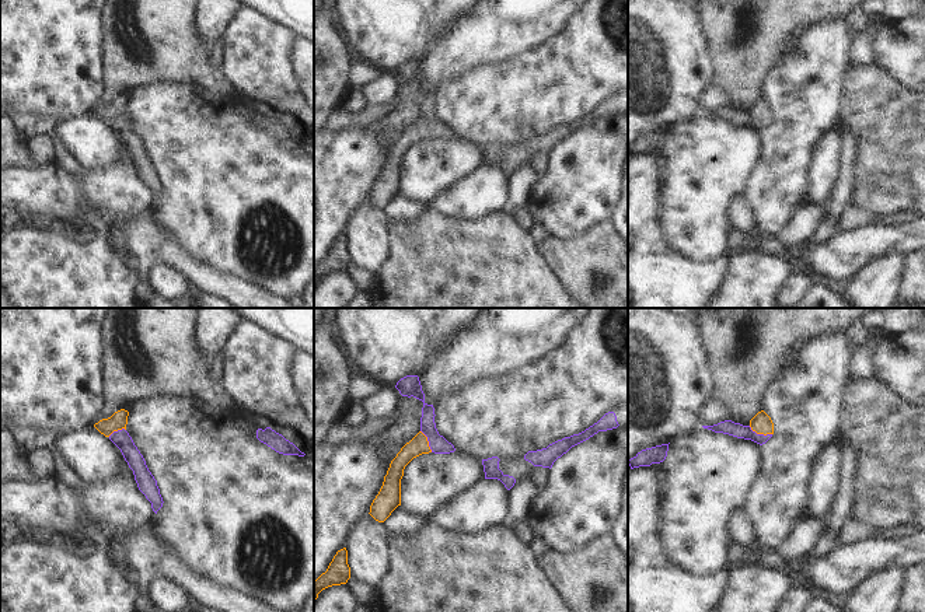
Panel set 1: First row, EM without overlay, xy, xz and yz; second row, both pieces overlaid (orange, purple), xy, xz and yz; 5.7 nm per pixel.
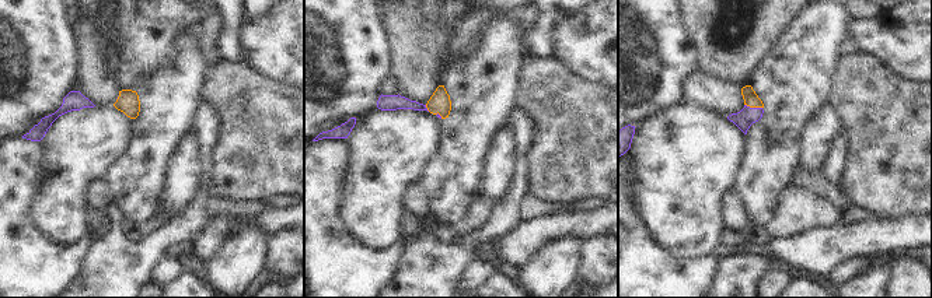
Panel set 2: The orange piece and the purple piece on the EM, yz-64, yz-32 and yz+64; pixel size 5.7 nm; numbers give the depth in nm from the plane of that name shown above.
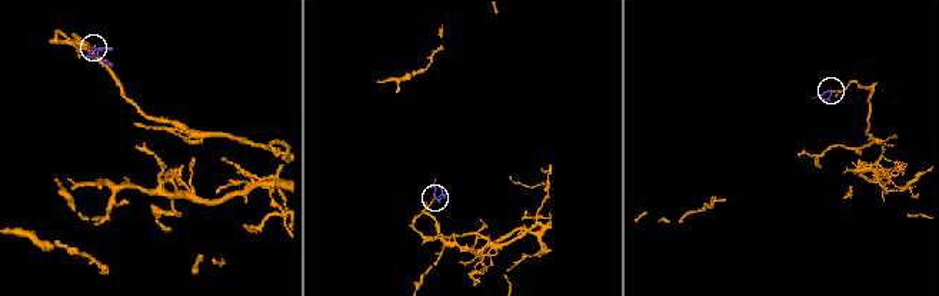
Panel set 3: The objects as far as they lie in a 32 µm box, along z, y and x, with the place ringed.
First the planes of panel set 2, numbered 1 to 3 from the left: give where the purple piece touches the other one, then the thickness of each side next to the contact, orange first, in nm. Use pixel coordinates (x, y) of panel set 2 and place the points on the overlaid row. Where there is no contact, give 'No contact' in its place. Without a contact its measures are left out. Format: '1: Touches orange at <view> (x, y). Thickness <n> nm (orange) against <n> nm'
1: No contact
2: Touches orange at yz-32 (426, 107). Thickness 120 nm (orange) against 100 nm
3: Touches orange at yz+64 (753, 107). Thickness 90 nm (orange) against 110 nm.

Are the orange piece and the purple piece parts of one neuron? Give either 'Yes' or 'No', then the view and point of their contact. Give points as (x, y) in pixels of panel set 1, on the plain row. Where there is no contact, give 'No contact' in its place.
Yes. Touches orange at yz (760, 119).

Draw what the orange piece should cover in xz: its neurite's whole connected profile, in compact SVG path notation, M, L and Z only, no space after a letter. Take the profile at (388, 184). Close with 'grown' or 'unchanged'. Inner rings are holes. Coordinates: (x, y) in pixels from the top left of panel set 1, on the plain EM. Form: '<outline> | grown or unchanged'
M406 62L397 69L395 74L402 83L413 83L423 88L420 118L391 147L383 172L370 192L369 200L378 209L384 209L401 192L401 165L405 153L413 144L429 139L450 140L455 137L454 132L440 122L436 115L434 94L425 88L419 63Z | grown

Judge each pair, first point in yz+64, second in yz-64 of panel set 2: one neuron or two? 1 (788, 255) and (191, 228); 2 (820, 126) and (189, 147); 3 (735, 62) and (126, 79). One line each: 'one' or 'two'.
1: two
2: one
3: two

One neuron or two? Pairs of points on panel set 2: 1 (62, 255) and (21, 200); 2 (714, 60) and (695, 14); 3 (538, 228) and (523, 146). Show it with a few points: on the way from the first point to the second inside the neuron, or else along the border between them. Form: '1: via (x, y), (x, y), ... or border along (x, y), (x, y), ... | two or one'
1: via (46, 248), (21, 223), (21, 216) | one
2: via (714, 49), (707, 42), (707, 25) | one
3: border along (522, 221), (496, 242) | two

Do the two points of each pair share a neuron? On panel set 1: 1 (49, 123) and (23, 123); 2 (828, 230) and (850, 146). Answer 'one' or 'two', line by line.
1: one
2: one

